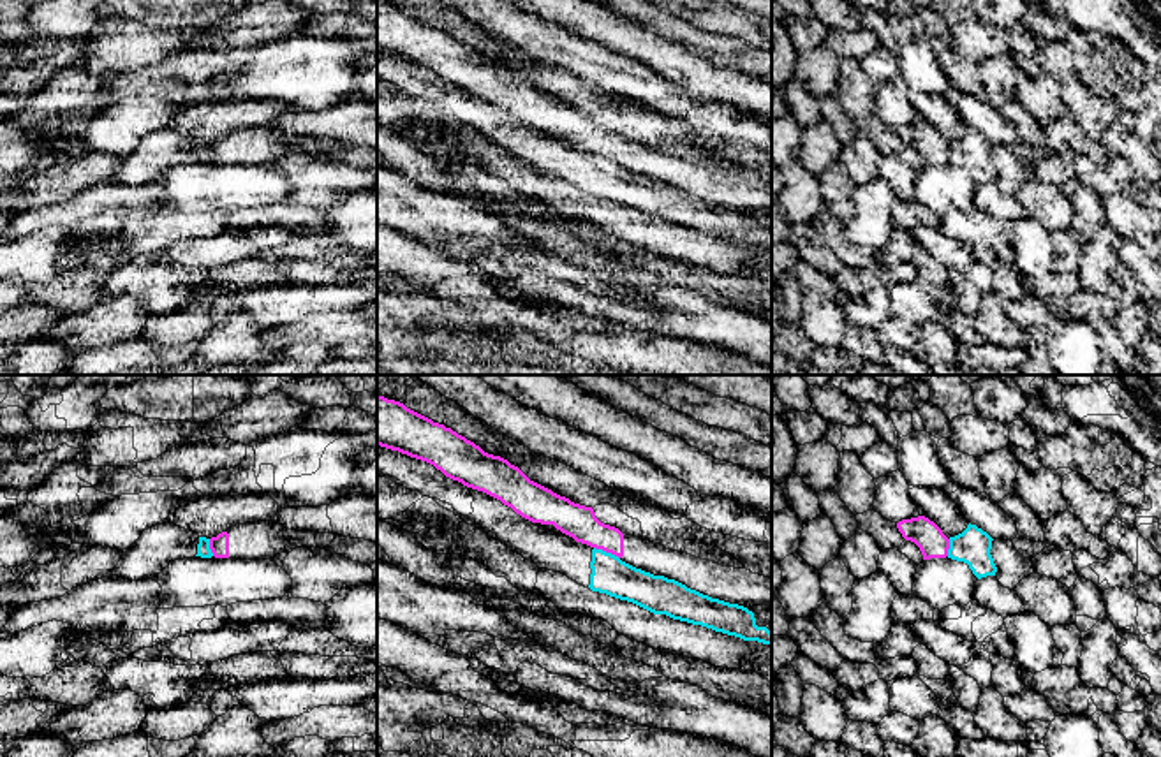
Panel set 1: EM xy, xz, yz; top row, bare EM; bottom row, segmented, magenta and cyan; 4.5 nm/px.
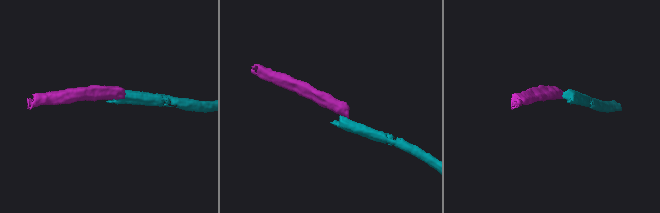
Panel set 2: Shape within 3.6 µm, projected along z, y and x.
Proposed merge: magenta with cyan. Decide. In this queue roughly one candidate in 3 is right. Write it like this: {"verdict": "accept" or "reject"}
{"verdict": "reject"}

